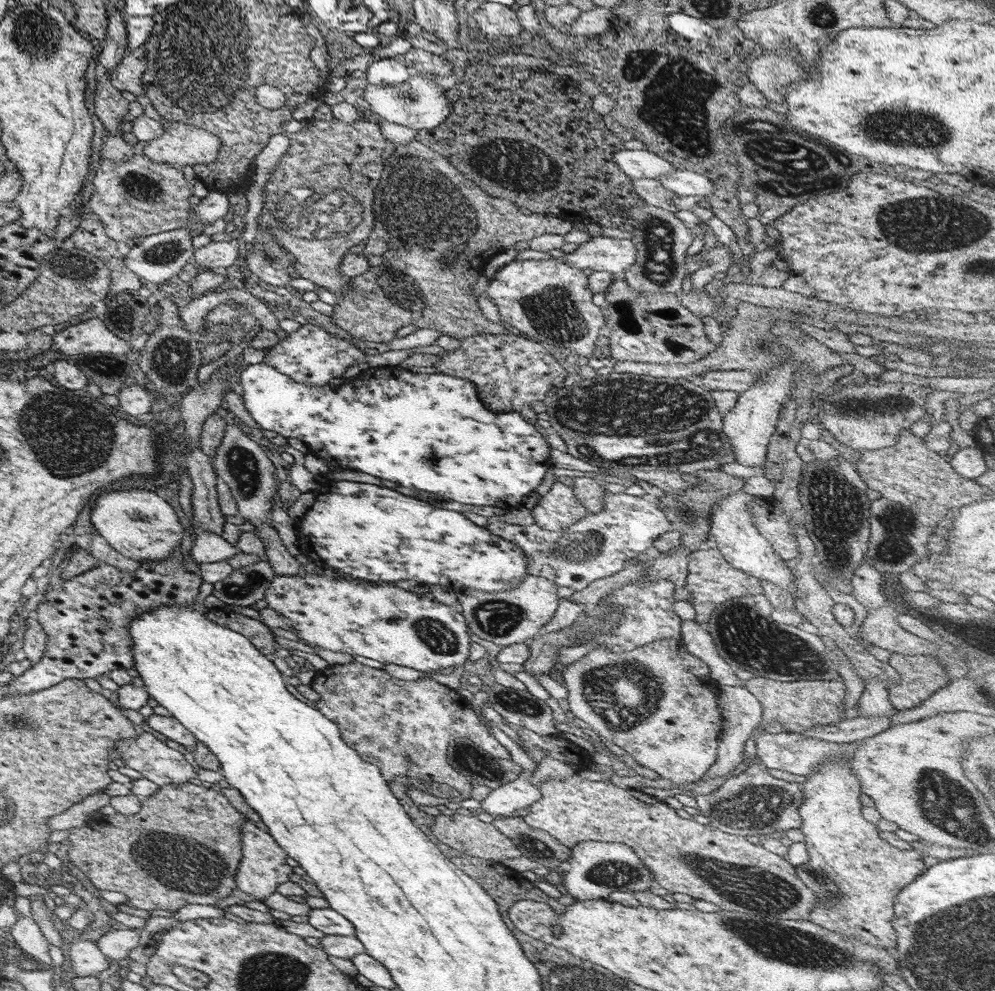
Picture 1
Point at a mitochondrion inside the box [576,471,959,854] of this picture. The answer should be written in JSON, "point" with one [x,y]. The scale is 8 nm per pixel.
{"point":[746,637]}

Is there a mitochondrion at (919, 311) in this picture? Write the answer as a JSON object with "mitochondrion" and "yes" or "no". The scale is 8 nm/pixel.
{"mitochondrion":"no"}

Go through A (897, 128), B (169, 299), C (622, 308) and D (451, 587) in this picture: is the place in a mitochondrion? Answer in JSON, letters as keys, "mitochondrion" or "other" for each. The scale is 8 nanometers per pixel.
{"A":"mitochondrion","B":"other","C":"mitochondrion","D":"other"}

